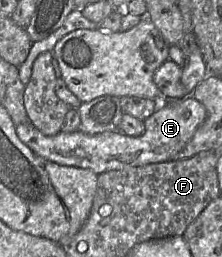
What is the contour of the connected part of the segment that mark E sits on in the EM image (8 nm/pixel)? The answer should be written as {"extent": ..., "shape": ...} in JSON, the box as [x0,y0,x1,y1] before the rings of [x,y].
{"extent":[16,96,206,175],"shape":[[[192,96],[182,99],[162,98],[155,113],[144,120],[145,132],[141,136],[129,136],[119,131],[90,135],[81,130],[70,133],[62,130],[56,135],[47,136],[31,123],[16,125],[16,134],[34,153],[46,160],[62,166],[90,169],[100,175],[111,170],[175,160],[175,156],[191,140],[206,116],[205,106]]]}

